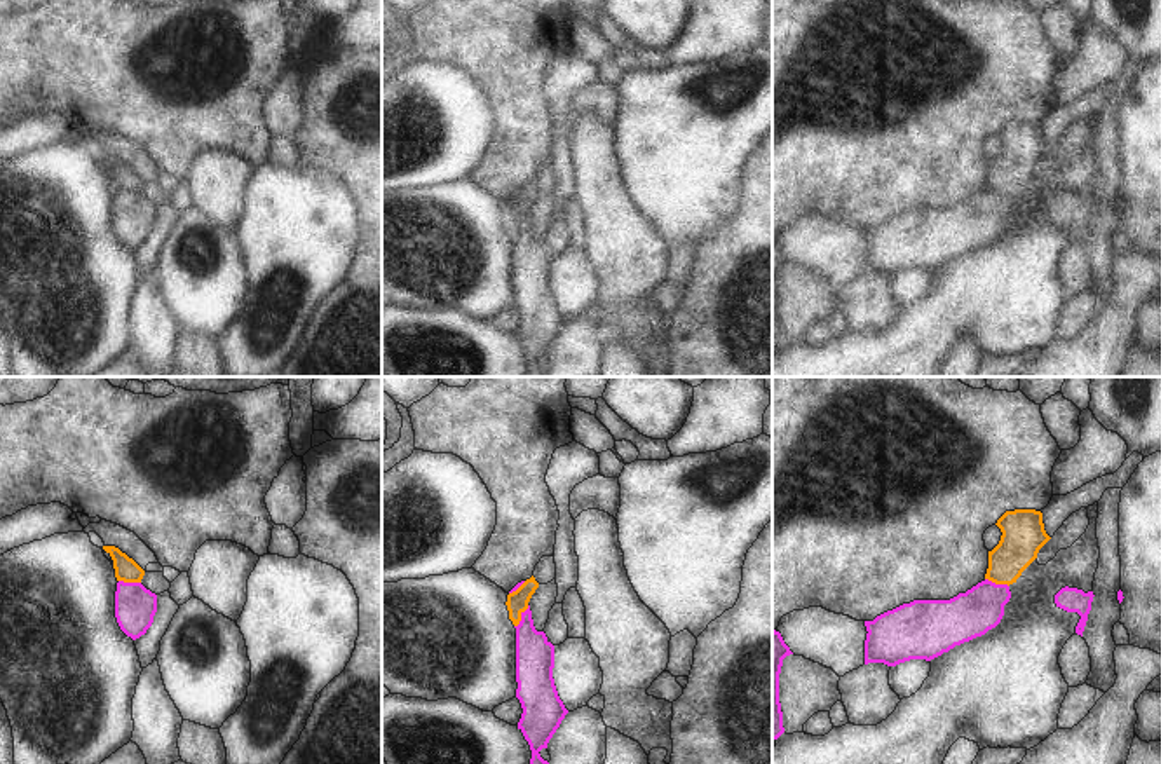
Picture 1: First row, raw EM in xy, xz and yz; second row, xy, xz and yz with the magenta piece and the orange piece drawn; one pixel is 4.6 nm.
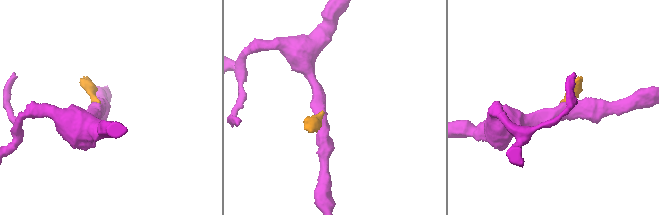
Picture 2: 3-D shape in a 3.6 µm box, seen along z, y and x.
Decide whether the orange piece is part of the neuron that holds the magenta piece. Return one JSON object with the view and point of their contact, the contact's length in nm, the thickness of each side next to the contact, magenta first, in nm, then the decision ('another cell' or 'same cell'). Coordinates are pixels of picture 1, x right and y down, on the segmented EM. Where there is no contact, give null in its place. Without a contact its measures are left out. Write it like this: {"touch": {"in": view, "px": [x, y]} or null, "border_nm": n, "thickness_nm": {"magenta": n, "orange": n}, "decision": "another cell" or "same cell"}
{"touch": {"in": "xz", "px": [522, 616]}, "border_nm": 120, "thickness_nm": {"magenta": 180, "orange": 100}, "decision": "another cell"}

